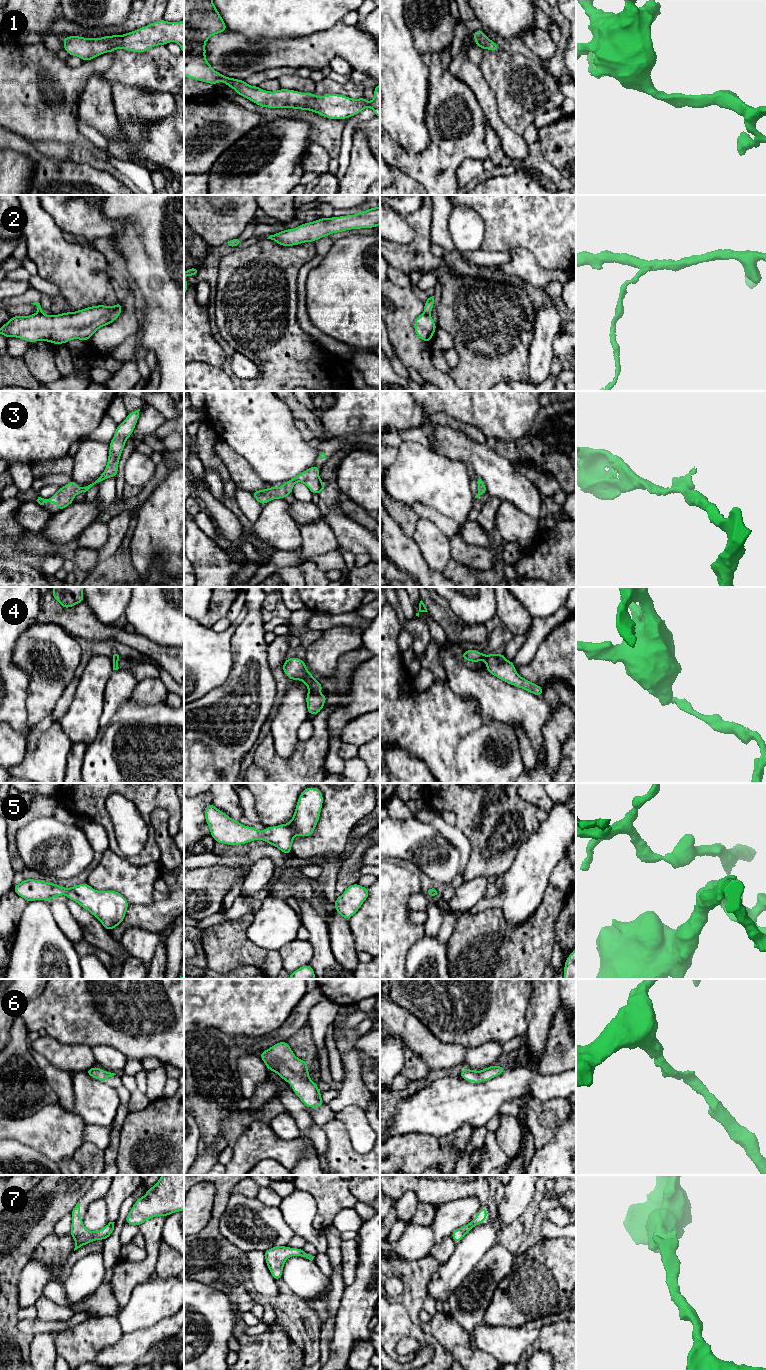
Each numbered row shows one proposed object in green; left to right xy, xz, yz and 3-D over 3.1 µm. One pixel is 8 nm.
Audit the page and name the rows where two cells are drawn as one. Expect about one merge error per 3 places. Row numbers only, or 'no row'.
2, 4

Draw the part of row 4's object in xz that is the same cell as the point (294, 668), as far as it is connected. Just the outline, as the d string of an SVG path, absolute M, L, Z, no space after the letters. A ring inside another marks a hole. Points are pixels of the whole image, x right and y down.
M298 657L285 659L282 668L285 675L289 679L304 682L308 688L308 692L317 692L323 690L321 683L313 677L313 675L307 670L305 662Z

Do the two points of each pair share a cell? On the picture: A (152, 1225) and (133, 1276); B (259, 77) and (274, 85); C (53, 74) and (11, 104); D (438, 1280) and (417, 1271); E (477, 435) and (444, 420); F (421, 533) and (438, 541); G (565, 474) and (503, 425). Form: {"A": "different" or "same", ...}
{"A": "same", "B": "different", "C": "same", "D": "different", "E": "same", "F": "same", "G": "different"}

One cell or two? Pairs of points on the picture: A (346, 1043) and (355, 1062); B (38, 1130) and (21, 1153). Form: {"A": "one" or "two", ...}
{"A": "two", "B": "two"}

